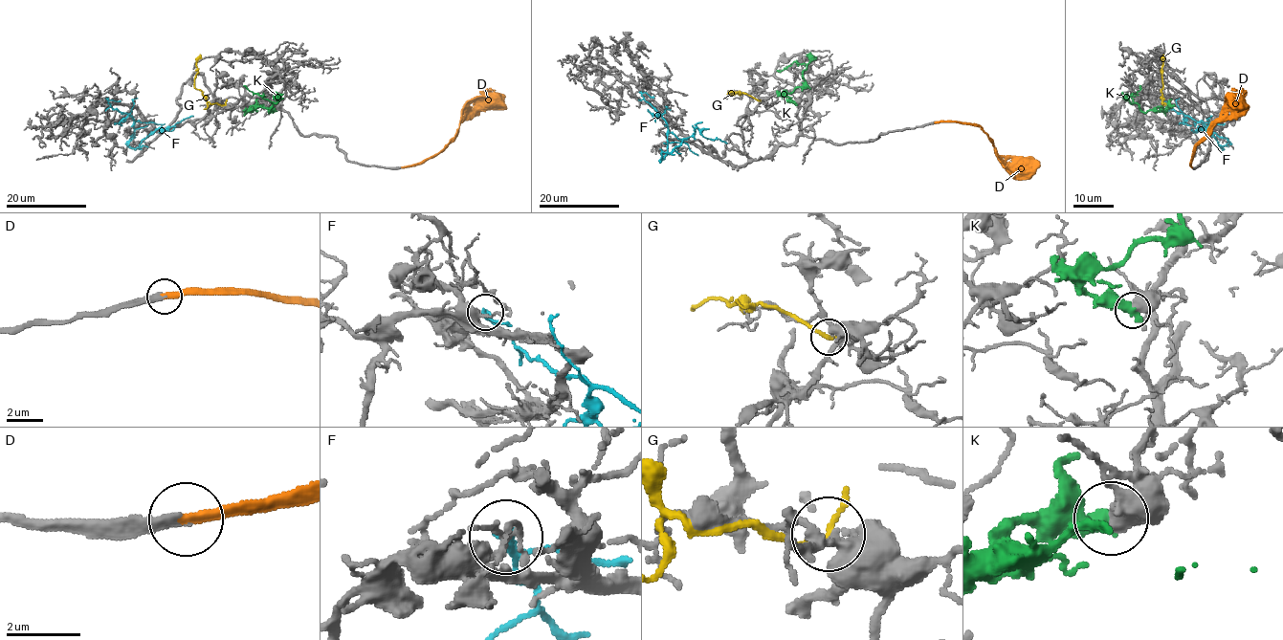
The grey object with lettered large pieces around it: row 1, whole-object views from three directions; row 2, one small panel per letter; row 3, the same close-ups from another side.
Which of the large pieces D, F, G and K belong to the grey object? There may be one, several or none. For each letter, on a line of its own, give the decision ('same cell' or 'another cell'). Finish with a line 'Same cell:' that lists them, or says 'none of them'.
D: same cell
F: another cell
G: another cell
K: another cell
Same cell: D

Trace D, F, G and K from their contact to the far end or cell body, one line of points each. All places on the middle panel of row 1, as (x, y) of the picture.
D: (936, 122), (978, 124), (990, 138), (994, 150), (1006, 163), (1034, 163), (1038, 165)
F: (640, 92), (667, 124), (667, 150), (662, 158), (663, 152), (670, 152), (696, 128), (705, 138), (726, 143)
G: (759, 100), (743, 94), (733, 95)
K: (794, 102), (787, 101), (784, 97), (801, 87), (807, 65), (794, 61), (776, 71)

